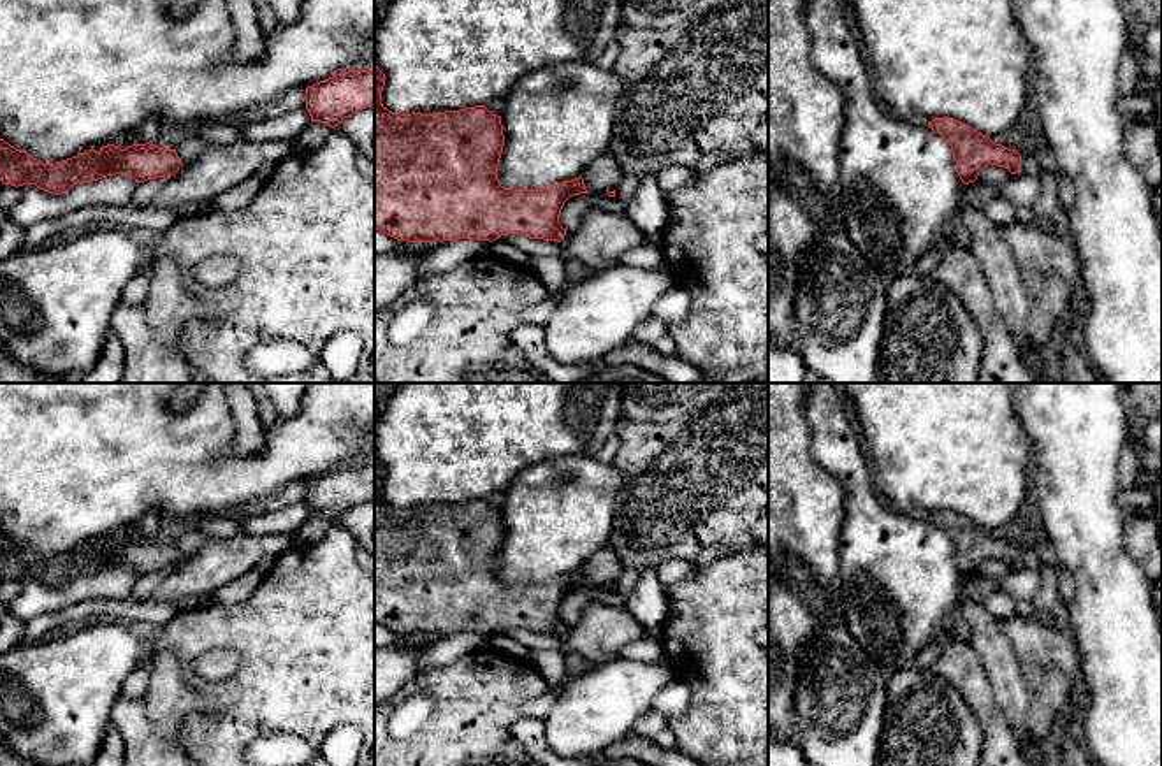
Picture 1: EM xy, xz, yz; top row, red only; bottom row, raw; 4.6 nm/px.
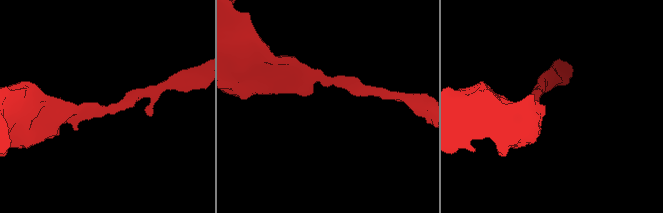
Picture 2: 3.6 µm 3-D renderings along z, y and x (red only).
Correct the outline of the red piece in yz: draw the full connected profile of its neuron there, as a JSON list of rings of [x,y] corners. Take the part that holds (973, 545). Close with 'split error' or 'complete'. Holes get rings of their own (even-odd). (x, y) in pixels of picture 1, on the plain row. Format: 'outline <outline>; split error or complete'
outline [[[935,511],[928,515],[928,520],[951,539],[956,566],[963,578],[974,576],[988,559],[1004,560],[1011,567],[1021,564],[1021,548],[1016,543],[995,538],[967,517],[953,511]]]; complete

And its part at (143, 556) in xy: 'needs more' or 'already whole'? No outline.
already whole

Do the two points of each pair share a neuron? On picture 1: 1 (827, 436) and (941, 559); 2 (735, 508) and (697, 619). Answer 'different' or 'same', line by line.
1: same
2: different

